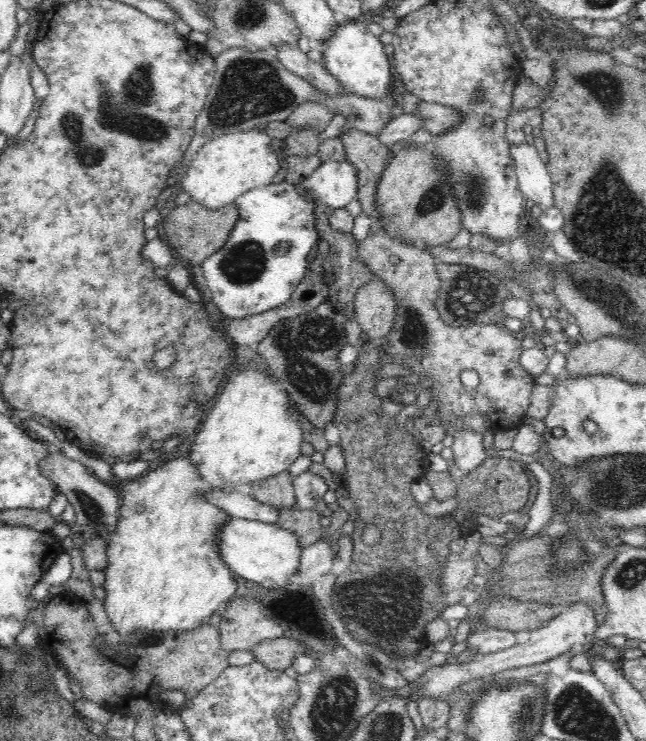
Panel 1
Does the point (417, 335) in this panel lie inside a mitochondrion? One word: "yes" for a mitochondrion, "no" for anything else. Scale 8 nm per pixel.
yes

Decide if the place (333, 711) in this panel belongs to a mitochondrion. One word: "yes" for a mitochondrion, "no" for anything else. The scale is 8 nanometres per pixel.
yes

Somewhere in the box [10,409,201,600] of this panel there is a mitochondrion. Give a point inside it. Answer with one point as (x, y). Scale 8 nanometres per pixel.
(91, 509)

